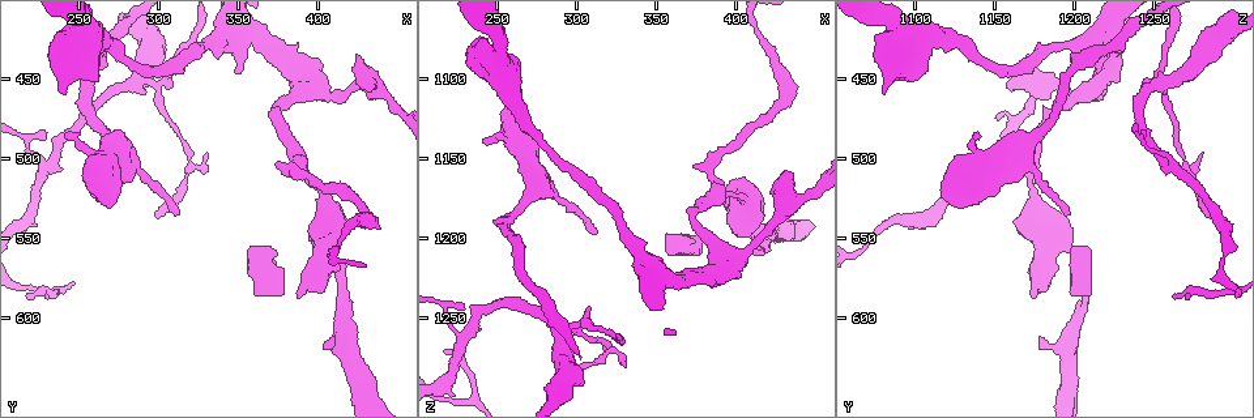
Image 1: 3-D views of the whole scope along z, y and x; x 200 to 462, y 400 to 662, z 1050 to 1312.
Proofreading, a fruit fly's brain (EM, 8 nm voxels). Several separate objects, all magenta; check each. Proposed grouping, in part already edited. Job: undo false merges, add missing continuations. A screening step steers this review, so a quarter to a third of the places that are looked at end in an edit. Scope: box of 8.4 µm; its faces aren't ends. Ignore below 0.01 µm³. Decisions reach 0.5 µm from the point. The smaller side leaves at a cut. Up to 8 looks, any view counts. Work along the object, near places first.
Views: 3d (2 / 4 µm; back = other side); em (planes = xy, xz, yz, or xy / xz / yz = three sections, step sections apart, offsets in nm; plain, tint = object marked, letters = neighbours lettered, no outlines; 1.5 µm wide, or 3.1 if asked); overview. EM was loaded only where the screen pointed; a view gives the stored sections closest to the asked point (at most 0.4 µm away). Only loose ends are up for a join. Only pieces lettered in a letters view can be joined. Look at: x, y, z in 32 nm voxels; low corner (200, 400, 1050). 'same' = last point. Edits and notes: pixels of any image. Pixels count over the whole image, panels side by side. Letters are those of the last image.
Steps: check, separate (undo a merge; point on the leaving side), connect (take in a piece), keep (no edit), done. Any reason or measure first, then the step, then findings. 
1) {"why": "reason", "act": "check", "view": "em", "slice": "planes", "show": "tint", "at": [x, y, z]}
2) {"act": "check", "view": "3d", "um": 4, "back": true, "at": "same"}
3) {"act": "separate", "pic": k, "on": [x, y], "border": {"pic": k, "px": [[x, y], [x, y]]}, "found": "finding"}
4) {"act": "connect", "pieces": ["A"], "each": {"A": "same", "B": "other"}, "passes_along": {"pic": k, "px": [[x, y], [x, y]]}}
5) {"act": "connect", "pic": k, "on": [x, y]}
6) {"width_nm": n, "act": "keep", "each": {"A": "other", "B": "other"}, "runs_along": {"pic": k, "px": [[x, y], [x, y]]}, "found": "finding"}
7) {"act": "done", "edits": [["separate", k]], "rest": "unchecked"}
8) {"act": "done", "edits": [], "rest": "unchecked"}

{"why": "sudden change in width", "act": "check", "view": "3d", "um": 2, "at": [418, 594, 1204]}

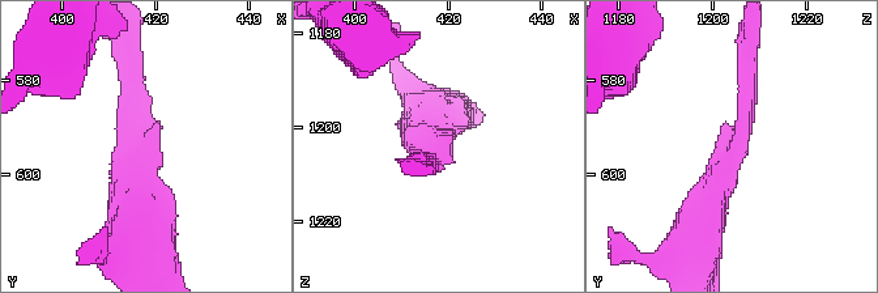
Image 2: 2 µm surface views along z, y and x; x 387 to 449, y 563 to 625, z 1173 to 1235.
{"why": "need the tissue", "act": "check", "view": "em", "slice": "yz", "step": 8, "show": "tint", "at": [417, 593, 1206]}

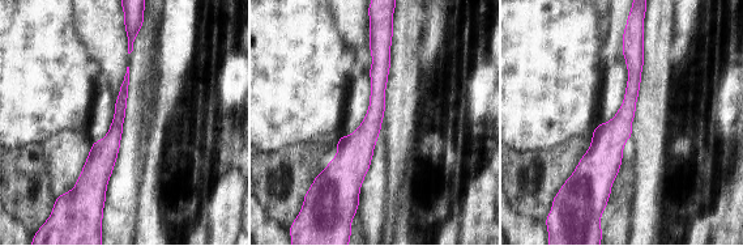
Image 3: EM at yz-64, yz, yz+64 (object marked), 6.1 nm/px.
{"why": "see the neighbours", "act": "check", "view": "em", "slice": "yz", "step": 8, "show": "letters", "at": "same"}

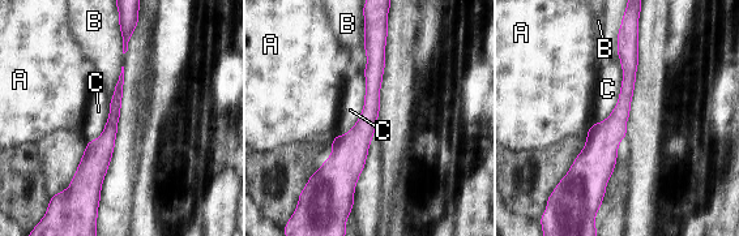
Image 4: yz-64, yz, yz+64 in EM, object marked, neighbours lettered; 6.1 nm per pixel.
{"act": "keep", "each": {"A": "other", "B": "other", "C": "other"}, "runs_along": {"pic": 4, "px": [[627, 42], [627, 94], [602, 140], [597, 194]]}, "found": "continuous, no second neuron"}

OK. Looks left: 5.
{"why": "free end", "act": "check", "view": "em", "slice": "xy", "step": 8, "show": "tint", "at": [242, 458, 1080]}

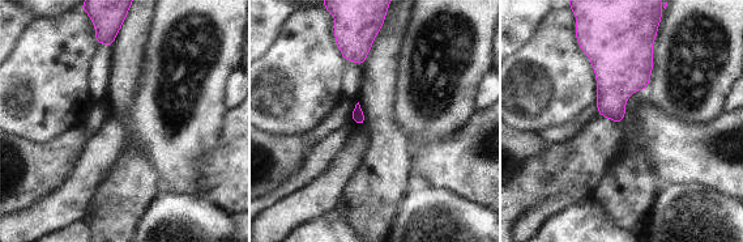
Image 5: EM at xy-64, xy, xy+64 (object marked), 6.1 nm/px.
{"why": "cut it another way", "act": "check", "view": "em", "slice": "xz", "step": 8, "show": "letters", "at": "same"}

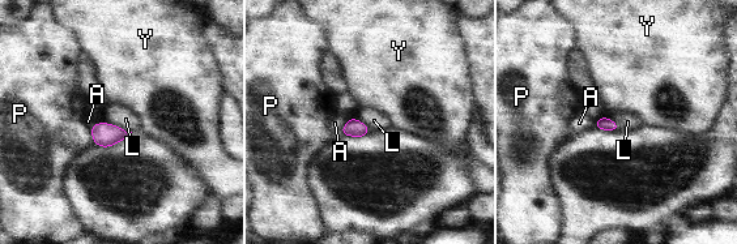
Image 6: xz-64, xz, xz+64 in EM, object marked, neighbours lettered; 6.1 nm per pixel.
{"act": "keep", "each": {"A": "other", "L": "other", "P": "other", "Y": "other"}, "border": {"pic": 6, "px": [[103, 122], [131, 132]]}, "found": "no lettered piece goes on from it"}

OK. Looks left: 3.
{"why": "sharp bend", "act": "check", "view": "3d", "um": 4, "back": true, "at": [288, 452, 1256]}

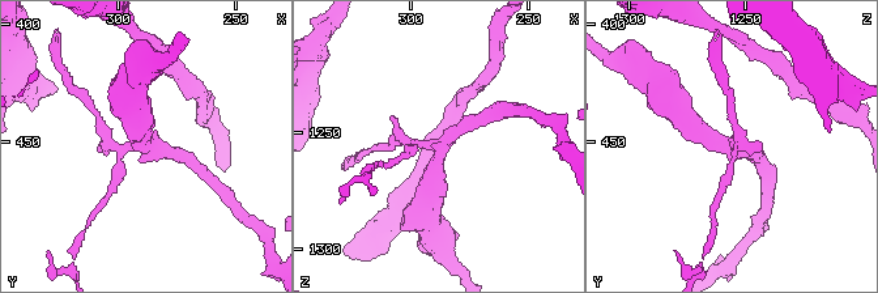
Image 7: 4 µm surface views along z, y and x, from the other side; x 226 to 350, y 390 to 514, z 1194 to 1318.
{"why": "shape alone is not enough", "act": "check", "view": "em", "slice": "planes", "show": "letters", "at": [287, 452, 1256]}

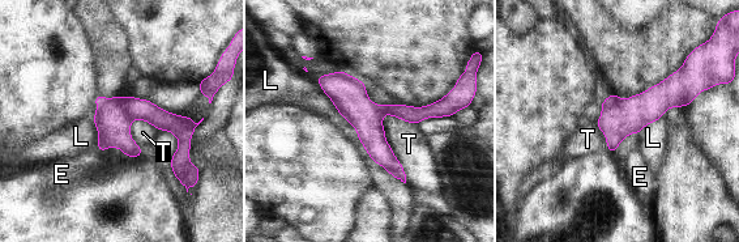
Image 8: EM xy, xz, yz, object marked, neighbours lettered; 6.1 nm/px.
{"act": "separate", "pic": 8, "on": [145, 110], "each": {"E": "other", "L": "other", "T": "other"}, "border": {"pic": 8, "px": [[98, 106], [114, 101], [131, 120]]}, "found": "a second neuron is stuck on"}

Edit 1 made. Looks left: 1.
{"act": "done", "edits": [["separate", 8]], "rest": "unchecked"}

